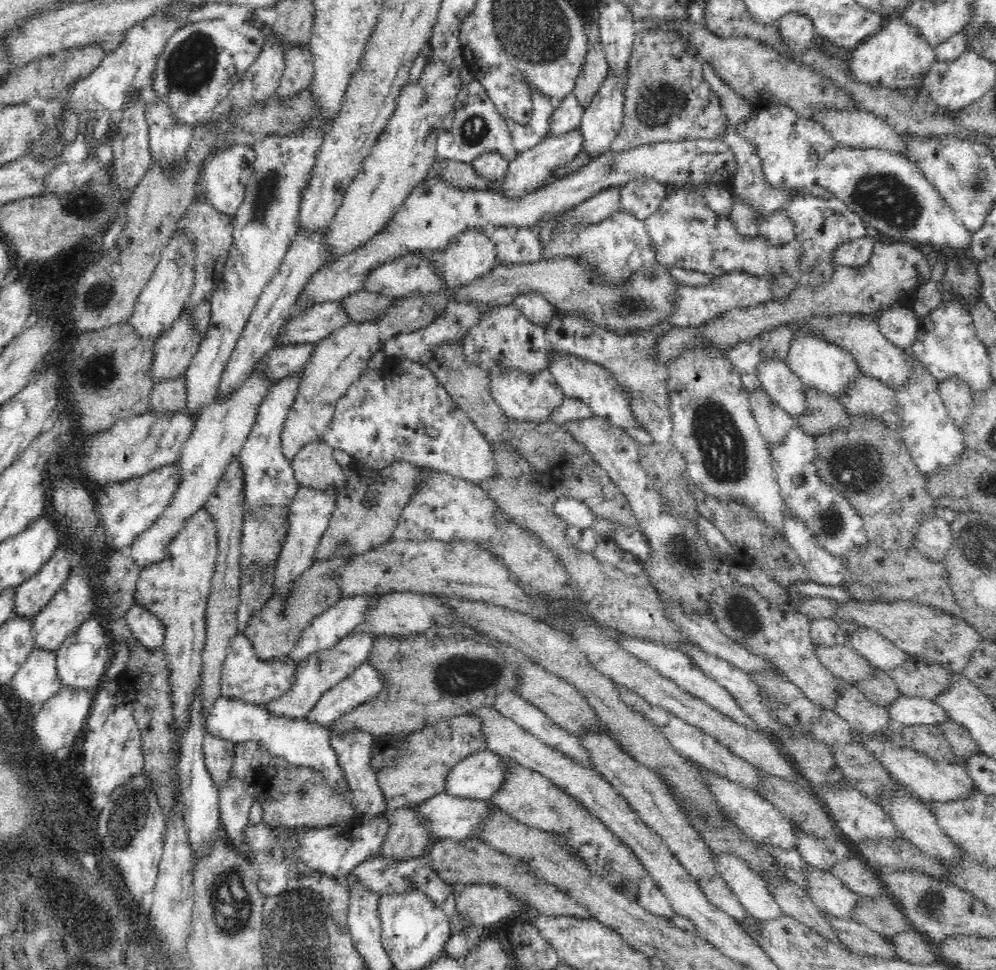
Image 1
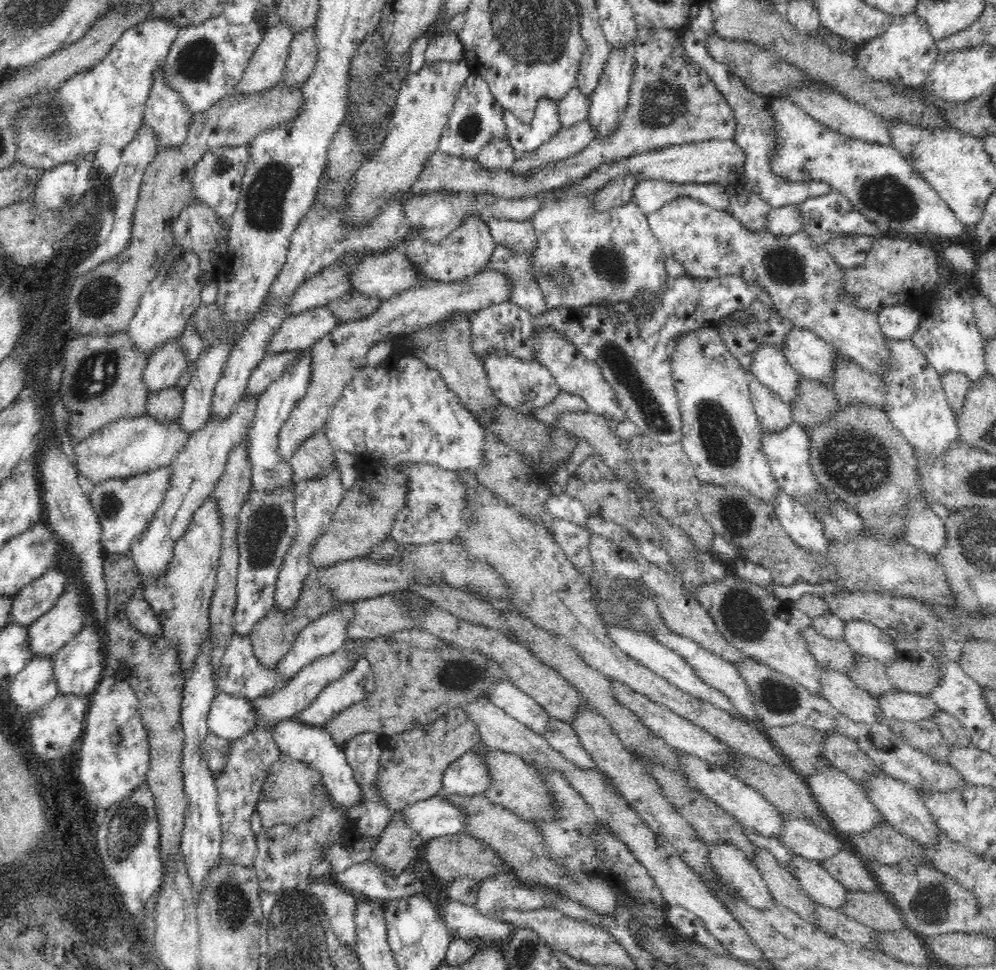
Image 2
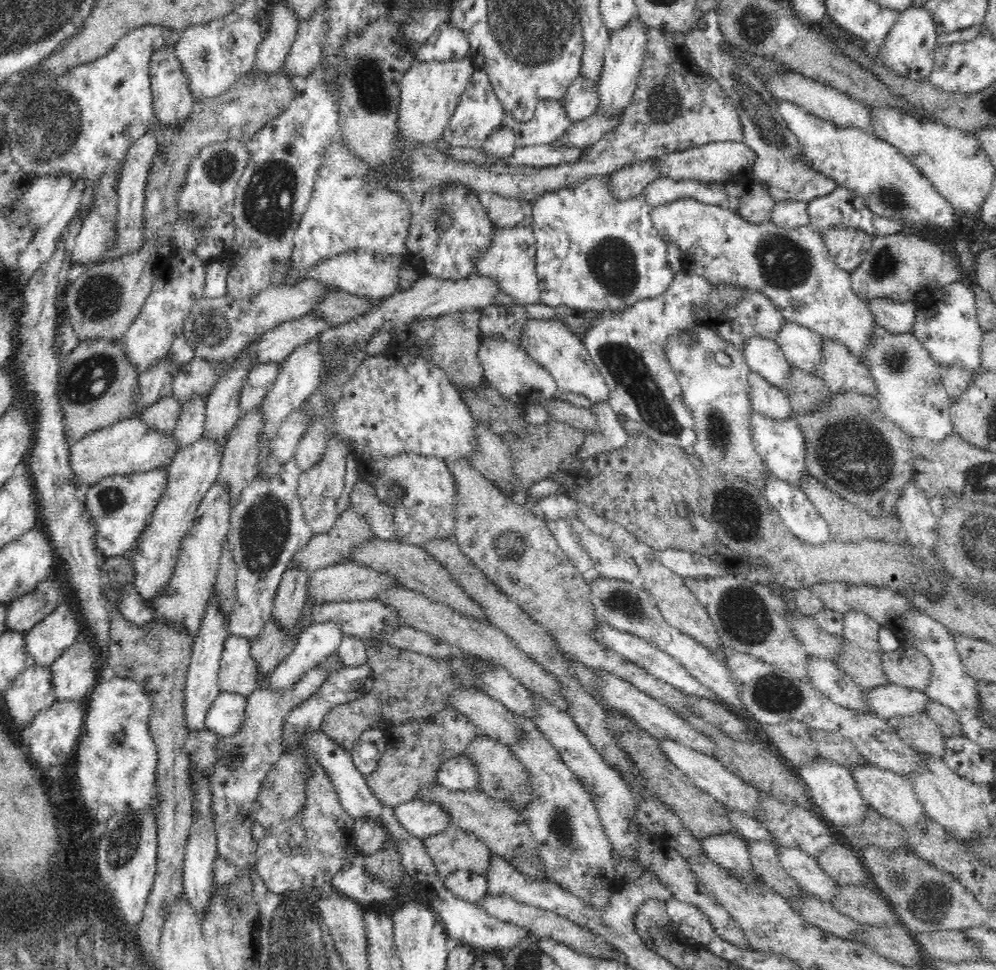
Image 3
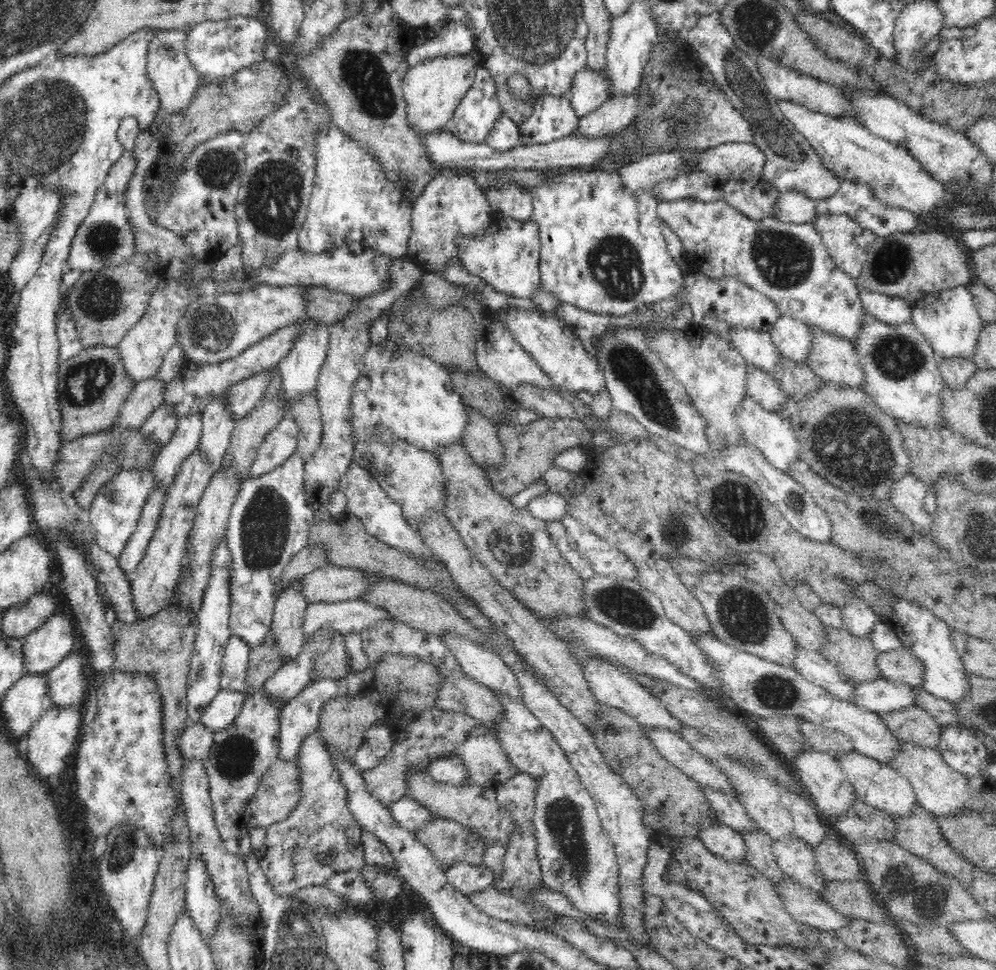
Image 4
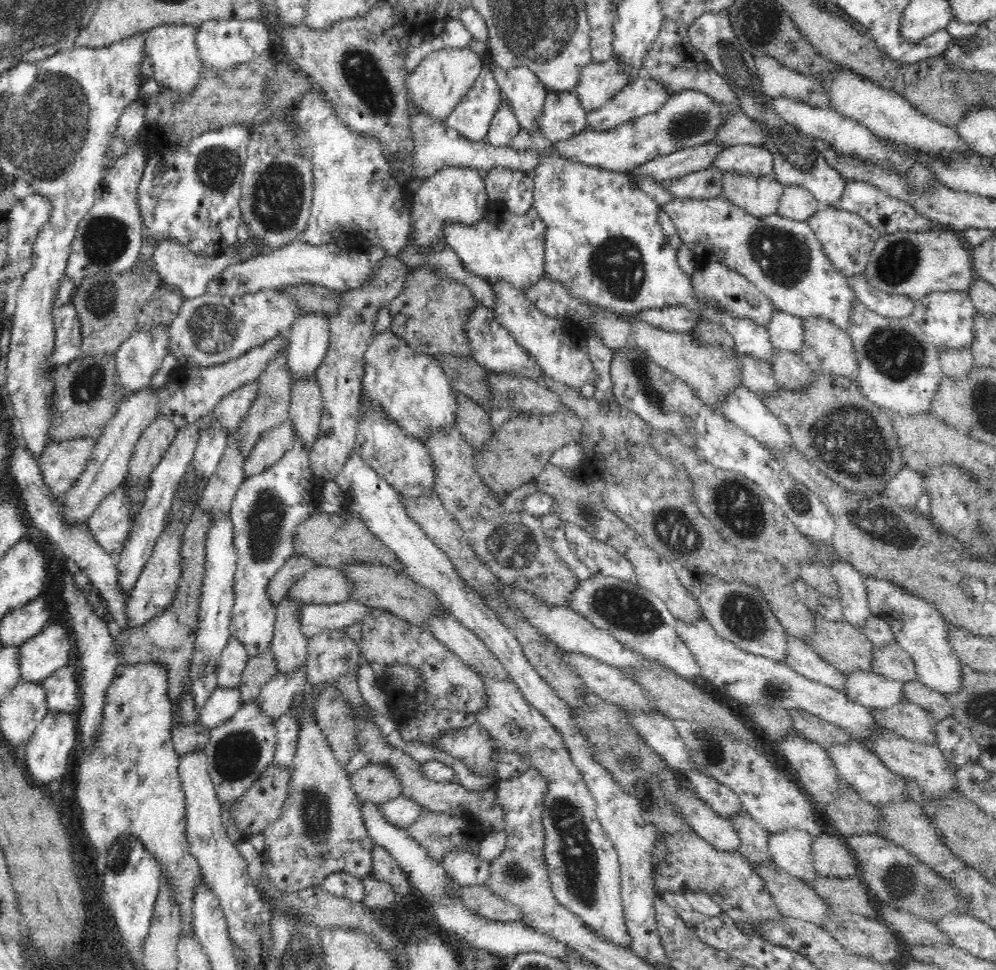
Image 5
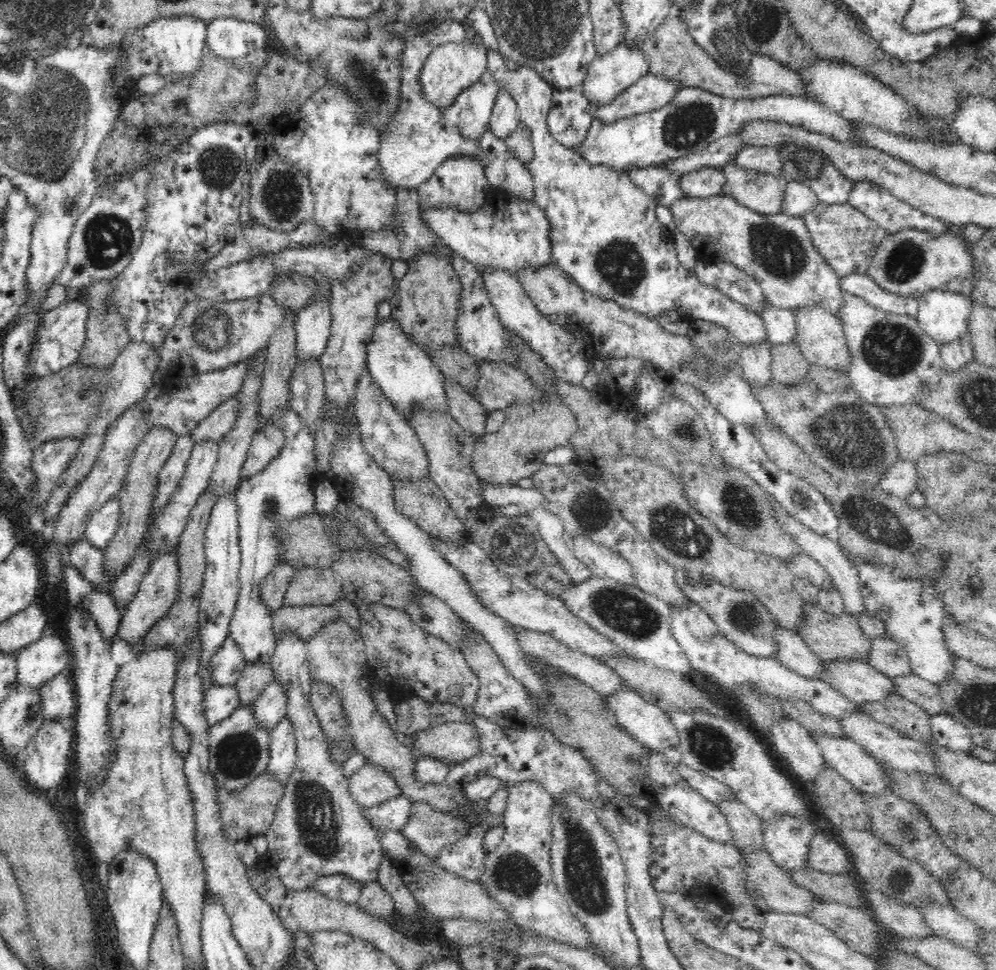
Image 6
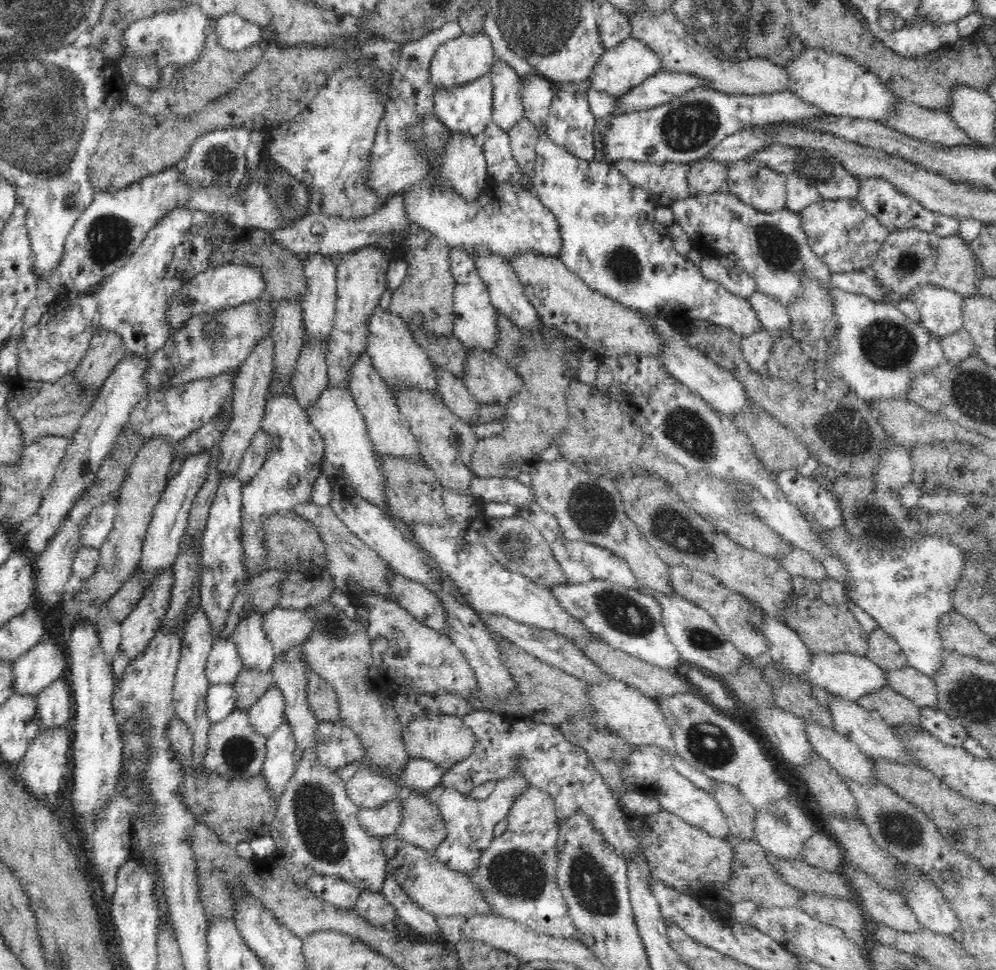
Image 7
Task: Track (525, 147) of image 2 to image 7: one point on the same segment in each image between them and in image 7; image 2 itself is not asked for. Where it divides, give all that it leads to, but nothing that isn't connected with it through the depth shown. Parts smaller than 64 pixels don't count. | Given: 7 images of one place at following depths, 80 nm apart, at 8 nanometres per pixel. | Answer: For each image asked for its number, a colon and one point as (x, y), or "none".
3: (549, 122)
4: (552, 117)
5: (562, 116)
6: (568, 120)
7: (570, 123)

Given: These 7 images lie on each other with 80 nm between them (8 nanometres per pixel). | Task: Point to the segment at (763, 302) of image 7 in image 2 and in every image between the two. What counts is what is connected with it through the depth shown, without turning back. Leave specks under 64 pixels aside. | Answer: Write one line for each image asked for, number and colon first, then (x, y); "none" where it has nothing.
2: (811, 357)
3: (802, 347)
4: (793, 338)
5: (786, 332)
6: (780, 324)

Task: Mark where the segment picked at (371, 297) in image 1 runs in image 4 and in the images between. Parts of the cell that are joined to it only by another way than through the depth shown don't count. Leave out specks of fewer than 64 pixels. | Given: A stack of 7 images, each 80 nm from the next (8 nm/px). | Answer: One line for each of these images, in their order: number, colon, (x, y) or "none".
2: (353, 306)
3: (338, 308)
4: (327, 306)

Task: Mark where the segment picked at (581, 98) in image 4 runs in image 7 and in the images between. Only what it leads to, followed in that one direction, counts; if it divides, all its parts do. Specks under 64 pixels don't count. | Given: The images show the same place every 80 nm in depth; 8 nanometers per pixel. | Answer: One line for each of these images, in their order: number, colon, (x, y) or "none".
5: (599, 81)
6: (609, 75)
7: (631, 62)

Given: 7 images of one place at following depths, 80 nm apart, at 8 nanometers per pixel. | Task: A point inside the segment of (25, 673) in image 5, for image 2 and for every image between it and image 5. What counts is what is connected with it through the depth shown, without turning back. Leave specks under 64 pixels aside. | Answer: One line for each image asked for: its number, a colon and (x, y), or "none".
2: (49, 632)
3: (56, 632)
4: (46, 647)

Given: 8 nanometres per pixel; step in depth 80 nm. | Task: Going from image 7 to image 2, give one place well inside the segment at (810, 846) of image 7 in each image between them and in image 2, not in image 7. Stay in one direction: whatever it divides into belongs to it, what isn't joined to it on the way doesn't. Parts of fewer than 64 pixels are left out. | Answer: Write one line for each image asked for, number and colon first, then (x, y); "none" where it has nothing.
2: (847, 867)
3: (840, 862)
4: (835, 859)
5: (831, 857)
6: (825, 854)

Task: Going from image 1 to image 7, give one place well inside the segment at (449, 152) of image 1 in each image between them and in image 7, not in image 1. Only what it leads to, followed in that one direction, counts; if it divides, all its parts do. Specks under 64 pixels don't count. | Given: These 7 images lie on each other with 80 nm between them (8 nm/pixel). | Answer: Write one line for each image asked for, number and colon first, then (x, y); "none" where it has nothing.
2: (477, 118)
3: (478, 113)
4: (473, 119)
5: (472, 117)
6: (470, 113)
7: (467, 108)

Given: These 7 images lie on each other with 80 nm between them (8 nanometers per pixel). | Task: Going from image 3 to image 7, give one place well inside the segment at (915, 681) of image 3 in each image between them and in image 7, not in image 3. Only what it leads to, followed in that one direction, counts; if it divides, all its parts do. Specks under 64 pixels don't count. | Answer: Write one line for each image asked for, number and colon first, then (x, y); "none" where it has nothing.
4: (901, 665)
5: (891, 661)
6: (887, 657)
7: (883, 651)

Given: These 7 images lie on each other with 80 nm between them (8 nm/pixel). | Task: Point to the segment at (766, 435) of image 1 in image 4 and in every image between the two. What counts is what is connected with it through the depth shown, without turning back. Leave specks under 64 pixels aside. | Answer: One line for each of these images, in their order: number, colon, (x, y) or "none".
2: (774, 415)
3: (770, 401)
4: (762, 388)

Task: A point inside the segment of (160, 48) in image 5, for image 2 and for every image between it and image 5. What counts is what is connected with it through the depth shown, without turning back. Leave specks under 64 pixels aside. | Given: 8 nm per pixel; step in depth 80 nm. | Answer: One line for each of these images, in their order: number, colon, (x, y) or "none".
2: (168, 118)
3: (172, 100)
4: (174, 78)

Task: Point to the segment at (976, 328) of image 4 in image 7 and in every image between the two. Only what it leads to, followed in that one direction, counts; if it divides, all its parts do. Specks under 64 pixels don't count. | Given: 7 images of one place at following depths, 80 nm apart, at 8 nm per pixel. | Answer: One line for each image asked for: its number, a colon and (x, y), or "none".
5: (947, 317)
6: (943, 315)
7: (940, 310)

